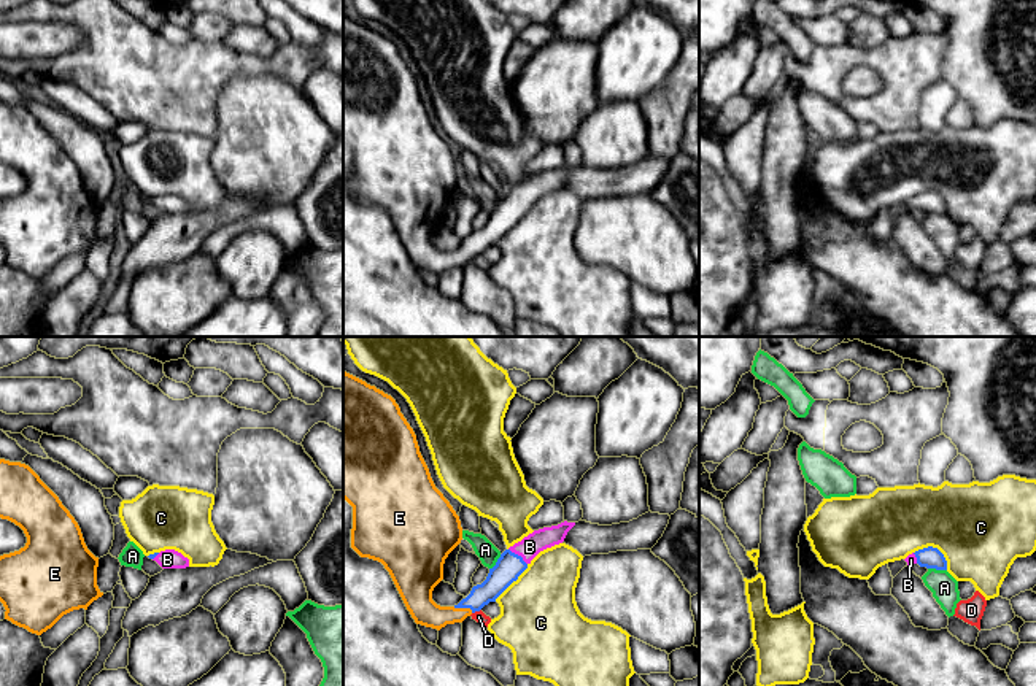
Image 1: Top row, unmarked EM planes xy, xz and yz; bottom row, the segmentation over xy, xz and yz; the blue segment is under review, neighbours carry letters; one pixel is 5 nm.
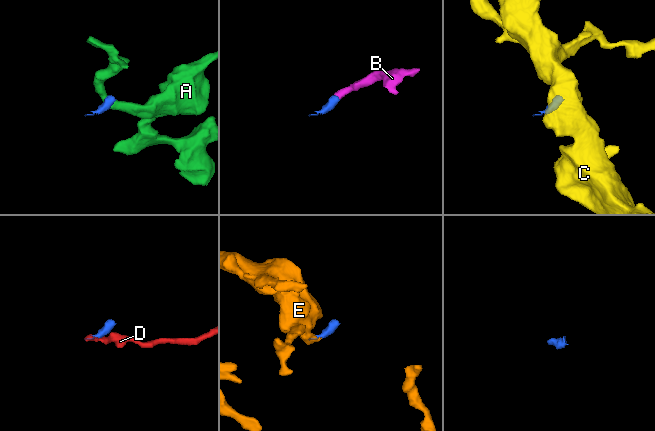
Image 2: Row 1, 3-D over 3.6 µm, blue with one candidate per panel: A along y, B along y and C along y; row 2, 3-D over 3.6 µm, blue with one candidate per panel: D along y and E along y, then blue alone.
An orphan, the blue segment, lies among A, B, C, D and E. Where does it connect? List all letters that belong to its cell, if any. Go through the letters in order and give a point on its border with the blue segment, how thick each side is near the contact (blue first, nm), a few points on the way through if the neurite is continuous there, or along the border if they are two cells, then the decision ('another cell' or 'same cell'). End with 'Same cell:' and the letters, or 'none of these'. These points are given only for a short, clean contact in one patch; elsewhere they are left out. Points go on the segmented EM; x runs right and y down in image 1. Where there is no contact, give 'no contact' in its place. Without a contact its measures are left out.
A: contact yz (938, 569); calibres 110 and 140 nm; border yz (928, 567), (946, 570); another cell
B: contact xz (517, 554); calibres 140 and 110 nm; way xz (507, 569), (517, 554), (529, 547); same cell
C: contact yz (936, 548); calibres 110 and 460 nm; border yz (914, 551), (923, 547), (935, 547), (943, 554), (947, 569); another cell
D: contact xz (475, 610); calibres 120 and 60 nm; border xz (480, 608), (472, 613); another cell
E: contact xz (463, 607); calibres 120 and 160 nm; way xz (501, 575), (474, 602), (463, 607), (436, 613), (417, 589); same cell
Same cell: B, E

